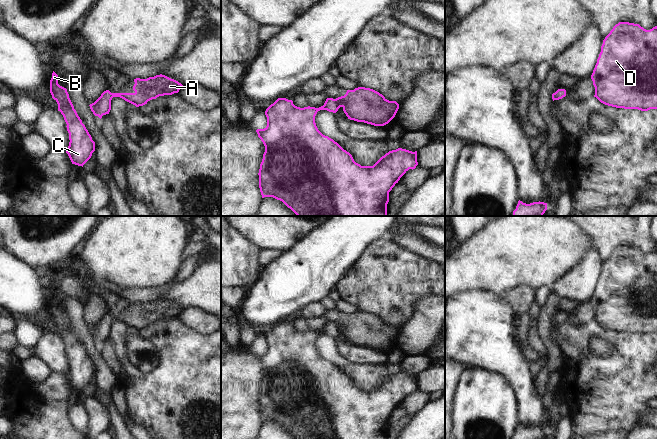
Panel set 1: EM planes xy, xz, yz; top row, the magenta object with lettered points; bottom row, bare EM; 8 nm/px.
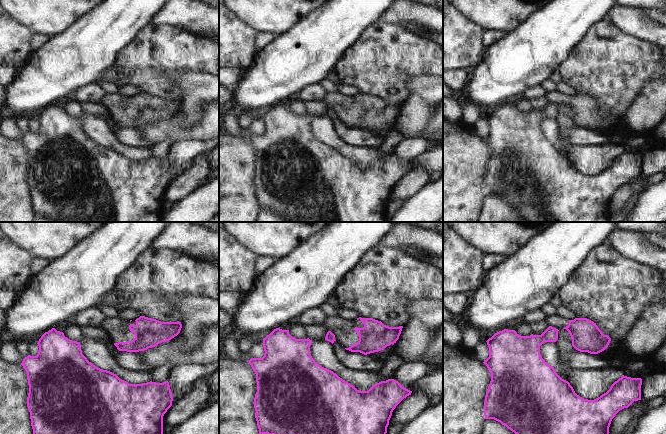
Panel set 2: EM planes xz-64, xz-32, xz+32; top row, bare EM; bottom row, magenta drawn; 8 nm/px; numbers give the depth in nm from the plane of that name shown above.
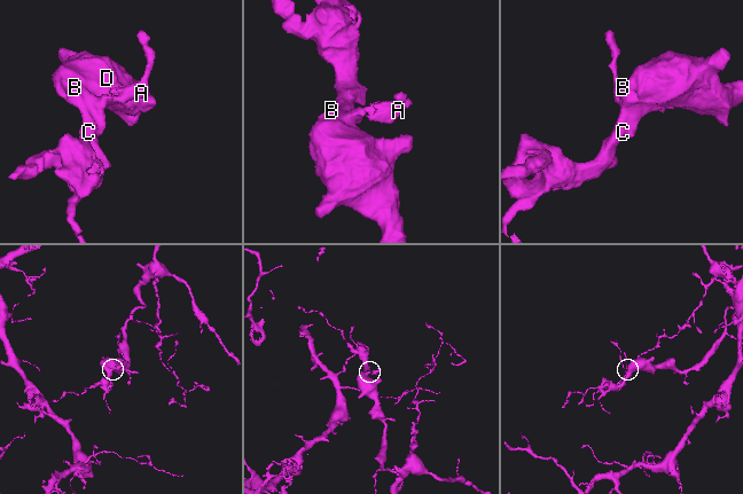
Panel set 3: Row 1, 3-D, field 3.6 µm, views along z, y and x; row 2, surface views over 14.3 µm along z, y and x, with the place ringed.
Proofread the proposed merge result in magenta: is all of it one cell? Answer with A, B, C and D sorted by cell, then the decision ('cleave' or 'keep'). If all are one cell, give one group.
A / B C D; cleave

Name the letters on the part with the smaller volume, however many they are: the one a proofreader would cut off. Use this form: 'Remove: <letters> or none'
Remove: A.

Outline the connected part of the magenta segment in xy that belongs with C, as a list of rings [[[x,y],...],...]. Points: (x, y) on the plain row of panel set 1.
[[[54,295],[50,304],[50,317],[67,348],[70,366],[66,377],[72,388],[83,391],[95,375],[95,366],[74,333],[67,313],[58,308],[58,299]]]

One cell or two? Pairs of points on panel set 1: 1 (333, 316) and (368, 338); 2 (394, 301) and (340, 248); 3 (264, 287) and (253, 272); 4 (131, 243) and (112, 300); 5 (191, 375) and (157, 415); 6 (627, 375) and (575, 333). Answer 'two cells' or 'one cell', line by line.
1: one cell
2: two cells
3: two cells
4: two cells
5: one cell
6: one cell

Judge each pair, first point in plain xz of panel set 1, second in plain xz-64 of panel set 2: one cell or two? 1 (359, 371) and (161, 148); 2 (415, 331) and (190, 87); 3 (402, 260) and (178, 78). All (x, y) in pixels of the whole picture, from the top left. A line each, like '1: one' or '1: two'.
1: two
2: one
3: two

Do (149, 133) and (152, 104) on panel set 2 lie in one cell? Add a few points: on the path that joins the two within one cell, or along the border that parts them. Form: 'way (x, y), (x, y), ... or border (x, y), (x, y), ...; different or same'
border (171, 114), (136, 128); different

